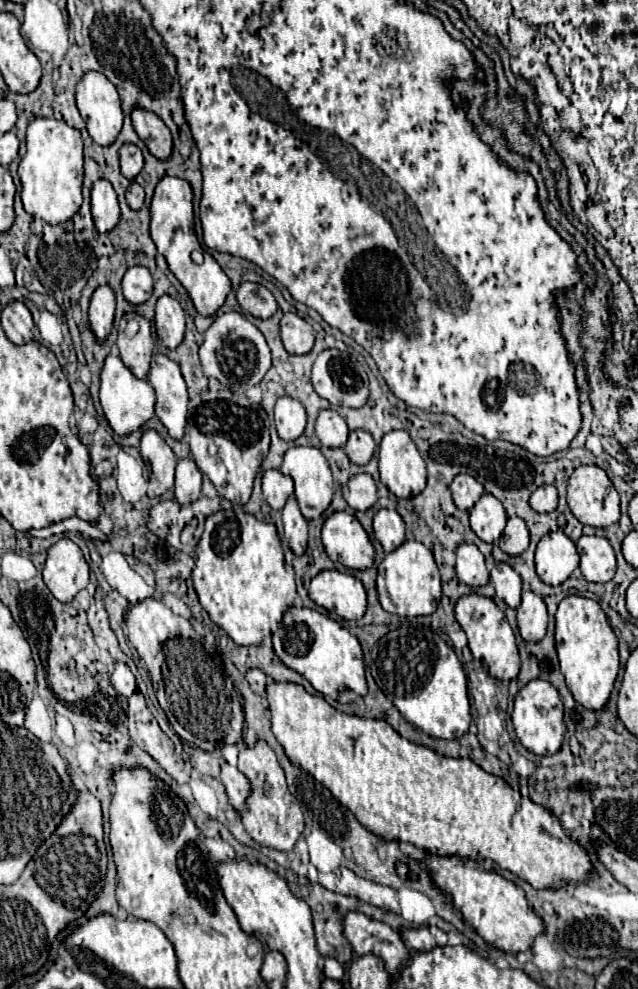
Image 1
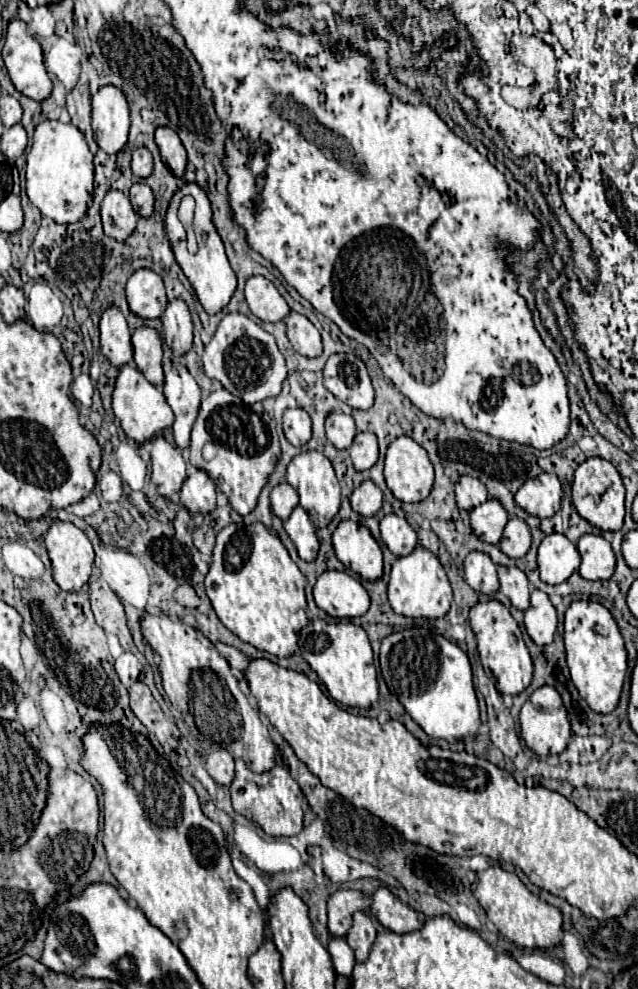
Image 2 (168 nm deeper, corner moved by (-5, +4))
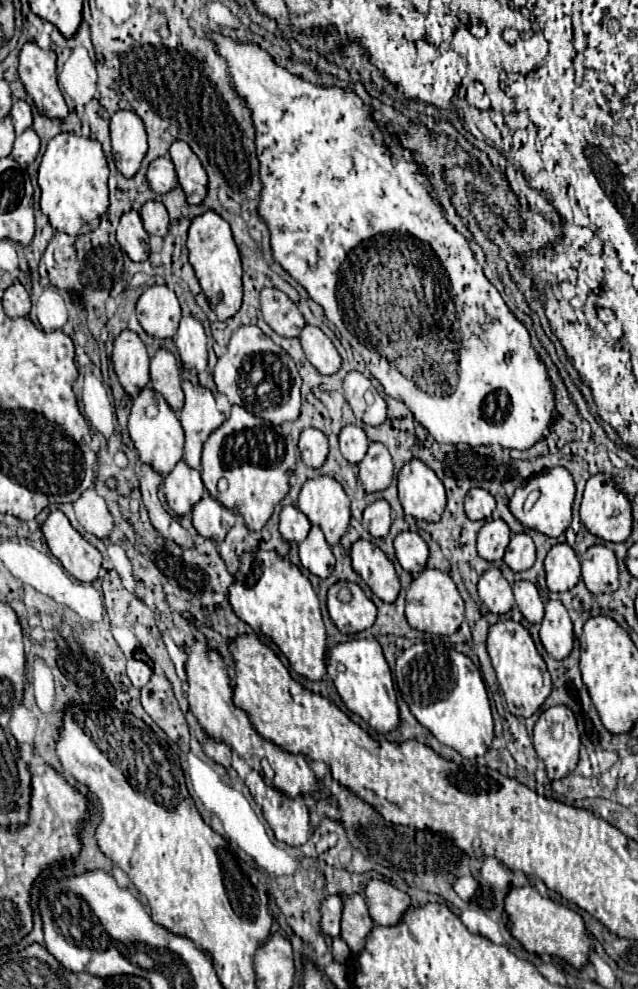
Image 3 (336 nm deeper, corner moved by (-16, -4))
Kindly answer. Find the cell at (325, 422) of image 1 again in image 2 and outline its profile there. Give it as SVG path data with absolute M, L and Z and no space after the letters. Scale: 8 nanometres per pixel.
M335 411L327 417L325 431L327 431L327 439L337 449L347 449L347 447L351 447L353 437L355 437L355 421L351 415Z

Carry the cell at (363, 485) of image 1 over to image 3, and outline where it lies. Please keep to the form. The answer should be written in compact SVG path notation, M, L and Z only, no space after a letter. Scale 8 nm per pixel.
M380 499L374 501L370 507L366 507L364 511L364 519L362 519L364 529L372 535L372 537L386 537L392 525L392 517L390 517L390 505L388 501Z

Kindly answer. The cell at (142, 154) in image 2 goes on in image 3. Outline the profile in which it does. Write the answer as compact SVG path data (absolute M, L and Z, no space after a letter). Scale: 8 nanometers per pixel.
M158 157L156 161L150 163L148 183L150 183L152 191L158 195L164 195L164 193L172 191L174 187L178 187L178 177L176 177L174 163L170 161L170 157Z

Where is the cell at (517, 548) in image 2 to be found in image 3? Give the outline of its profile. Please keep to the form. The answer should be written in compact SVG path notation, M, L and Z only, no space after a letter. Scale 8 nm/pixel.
M526 533L512 535L506 555L504 555L504 563L512 571L526 571L534 565L534 561L536 561L536 547L532 539Z

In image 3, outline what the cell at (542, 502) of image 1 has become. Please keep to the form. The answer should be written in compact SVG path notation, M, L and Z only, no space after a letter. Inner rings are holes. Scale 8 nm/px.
M552 467L548 471L542 471L542 473L534 475L532 479L528 479L526 485L518 487L514 491L514 495L510 497L510 501L508 501L508 509L524 527L534 529L538 533L544 533L548 537L560 537L570 527L572 503L574 503L574 481L572 481L572 475L564 467ZM532 489L540 489L542 495L530 509L524 509L524 501L526 501L528 493Z

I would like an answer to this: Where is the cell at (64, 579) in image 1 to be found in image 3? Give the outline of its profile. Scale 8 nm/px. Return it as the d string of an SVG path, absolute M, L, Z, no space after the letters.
M54 509L42 523L42 533L50 553L62 563L62 567L76 579L92 583L98 579L102 555L90 545L68 521L68 517Z

